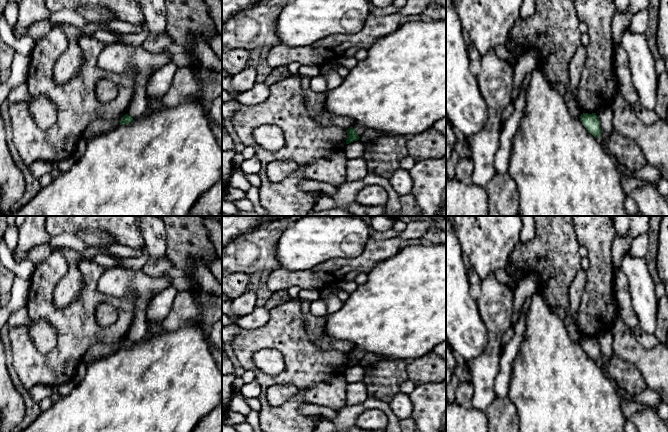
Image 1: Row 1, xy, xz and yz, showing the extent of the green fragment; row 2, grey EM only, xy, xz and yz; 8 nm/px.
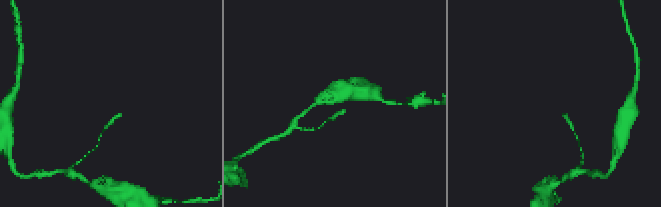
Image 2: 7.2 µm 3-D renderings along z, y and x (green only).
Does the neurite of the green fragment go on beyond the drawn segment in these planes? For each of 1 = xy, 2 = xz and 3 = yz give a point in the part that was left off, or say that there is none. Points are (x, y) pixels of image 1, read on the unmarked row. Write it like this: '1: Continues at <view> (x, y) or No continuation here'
1: No continuation here
2: No continuation here
3: No continuation here

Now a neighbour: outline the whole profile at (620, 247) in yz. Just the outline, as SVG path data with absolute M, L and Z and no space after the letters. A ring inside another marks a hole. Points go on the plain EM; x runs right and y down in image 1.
M615 237L612 243L612 259L614 264L615 296L618 302L618 313L624 323L630 328L639 327L639 321L632 307L632 299L626 275L621 269L622 261L632 239L629 237Z

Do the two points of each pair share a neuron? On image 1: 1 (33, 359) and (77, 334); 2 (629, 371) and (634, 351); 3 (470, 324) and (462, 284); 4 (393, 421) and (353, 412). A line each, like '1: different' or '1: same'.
1: same
2: different
3: same
4: same

